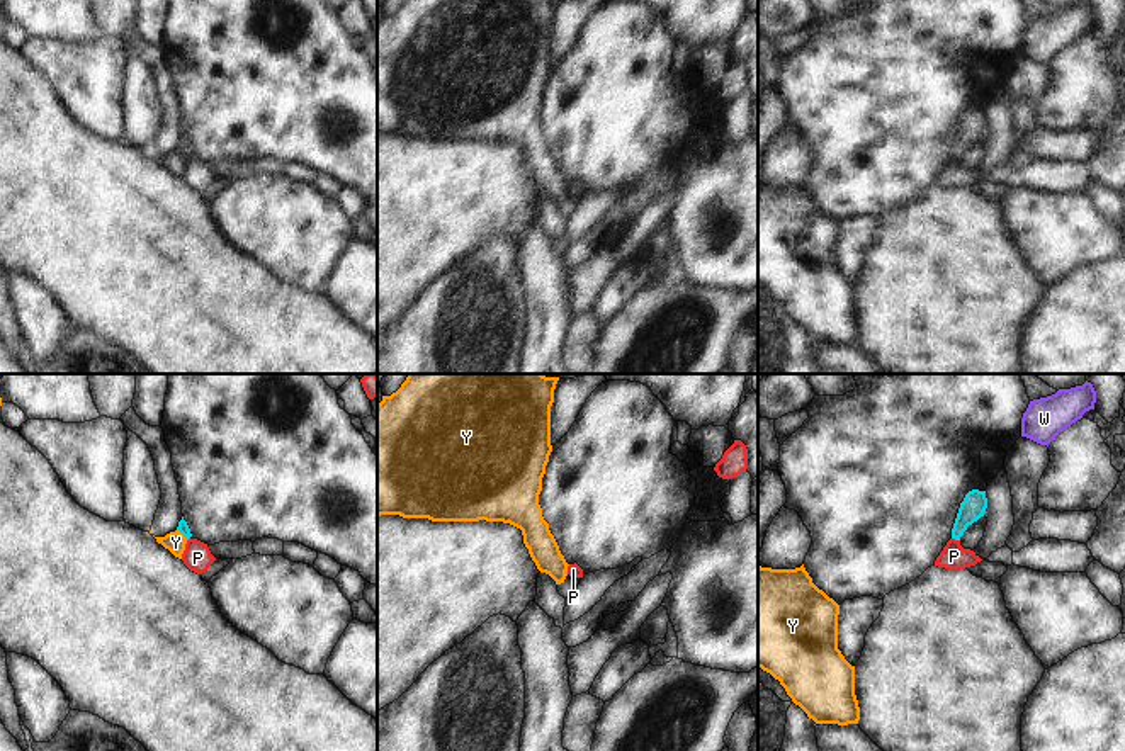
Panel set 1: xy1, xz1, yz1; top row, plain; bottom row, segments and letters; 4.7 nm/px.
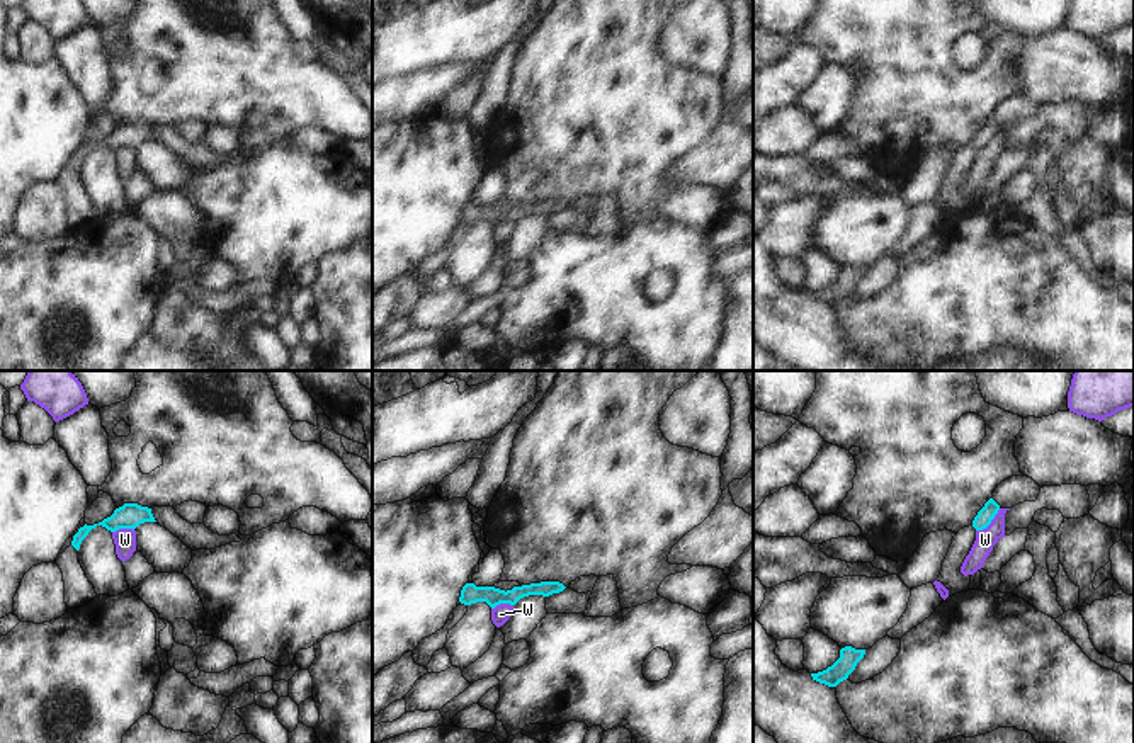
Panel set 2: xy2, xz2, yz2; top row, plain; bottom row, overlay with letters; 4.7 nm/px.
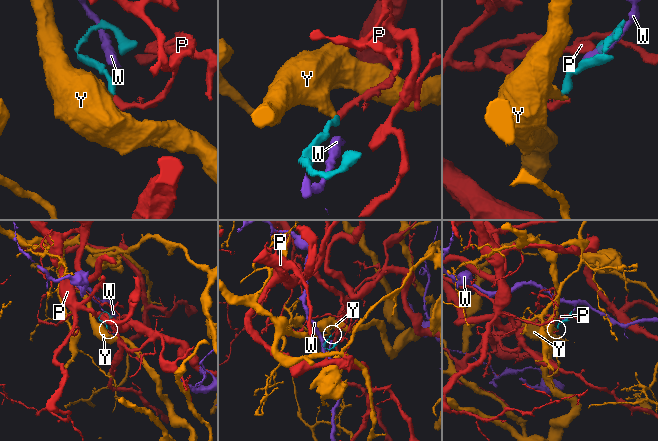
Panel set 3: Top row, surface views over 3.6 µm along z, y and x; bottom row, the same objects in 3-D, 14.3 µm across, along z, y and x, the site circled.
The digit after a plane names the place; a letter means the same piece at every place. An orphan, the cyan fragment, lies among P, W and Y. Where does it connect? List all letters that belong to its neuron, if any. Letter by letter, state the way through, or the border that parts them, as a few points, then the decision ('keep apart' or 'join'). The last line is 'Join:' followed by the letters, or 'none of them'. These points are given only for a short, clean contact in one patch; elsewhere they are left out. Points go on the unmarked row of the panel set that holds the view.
P: across yz1 (974, 123), (962, 140), (955, 158), (954, 175) | join
W: along yz2 (1000, 128), (985, 147), (976, 150) | keep apart
Y: along xy1 (177, 148), (186, 160) | keep apart
Join: P

